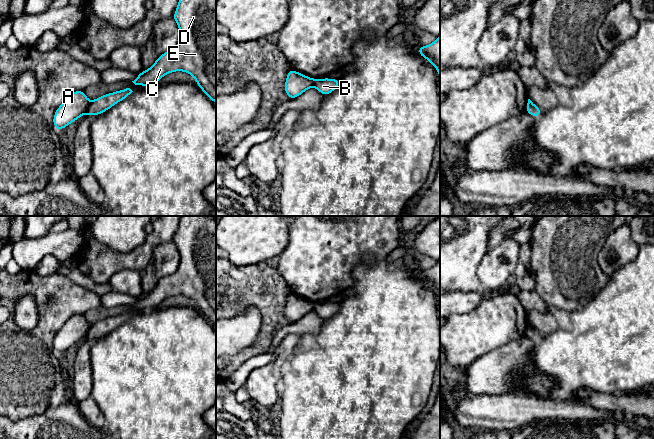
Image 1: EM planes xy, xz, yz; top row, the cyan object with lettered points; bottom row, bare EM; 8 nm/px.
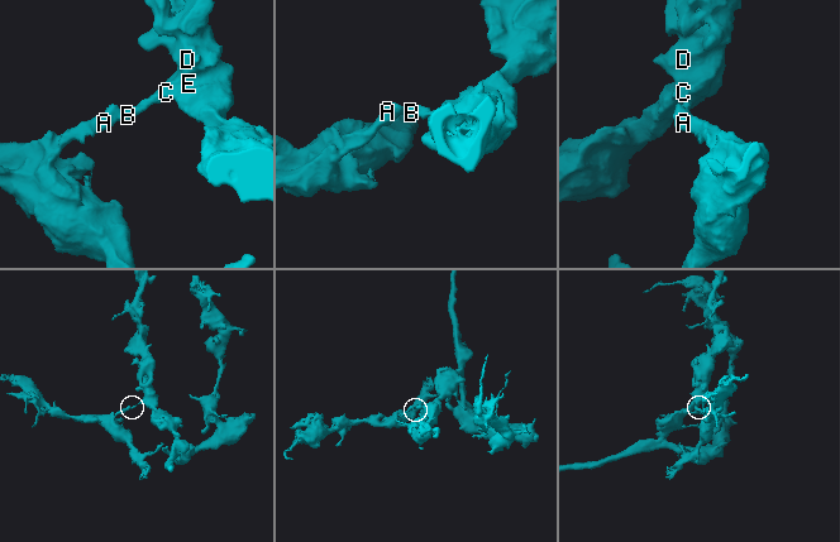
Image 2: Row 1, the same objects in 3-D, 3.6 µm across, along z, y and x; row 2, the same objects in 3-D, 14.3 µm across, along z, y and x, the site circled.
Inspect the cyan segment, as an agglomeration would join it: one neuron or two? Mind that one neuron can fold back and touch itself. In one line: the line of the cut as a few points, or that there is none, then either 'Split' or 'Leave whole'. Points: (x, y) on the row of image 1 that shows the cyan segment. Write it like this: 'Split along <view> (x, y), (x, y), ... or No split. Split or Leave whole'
Split along xy (90, 102), (85, 112). Split

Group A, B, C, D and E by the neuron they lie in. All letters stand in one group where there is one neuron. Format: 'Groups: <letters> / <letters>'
Groups: A / B C D E

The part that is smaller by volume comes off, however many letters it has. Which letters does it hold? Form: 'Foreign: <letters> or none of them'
Foreign: A

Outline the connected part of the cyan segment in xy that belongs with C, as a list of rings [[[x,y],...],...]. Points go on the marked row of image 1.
[[[179,0],[172,19],[180,30],[178,45],[161,54],[151,68],[143,70],[132,82],[152,86],[171,72],[184,71],[195,78],[196,84],[216,104],[216,0]]]

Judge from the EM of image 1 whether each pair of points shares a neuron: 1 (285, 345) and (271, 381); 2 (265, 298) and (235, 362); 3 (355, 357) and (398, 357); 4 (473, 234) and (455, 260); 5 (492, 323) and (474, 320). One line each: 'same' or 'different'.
1: same
2: same
3: same
4: same
5: same

